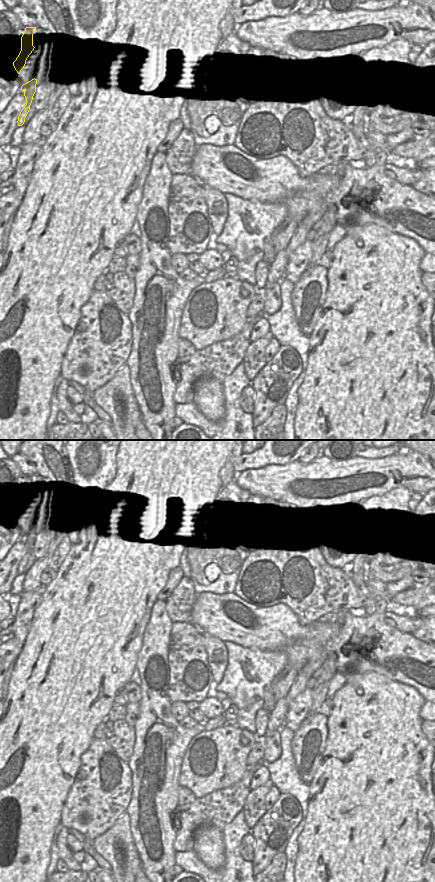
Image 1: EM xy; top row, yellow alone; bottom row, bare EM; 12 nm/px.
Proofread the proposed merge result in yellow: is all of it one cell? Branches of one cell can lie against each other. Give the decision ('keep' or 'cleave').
cleave

